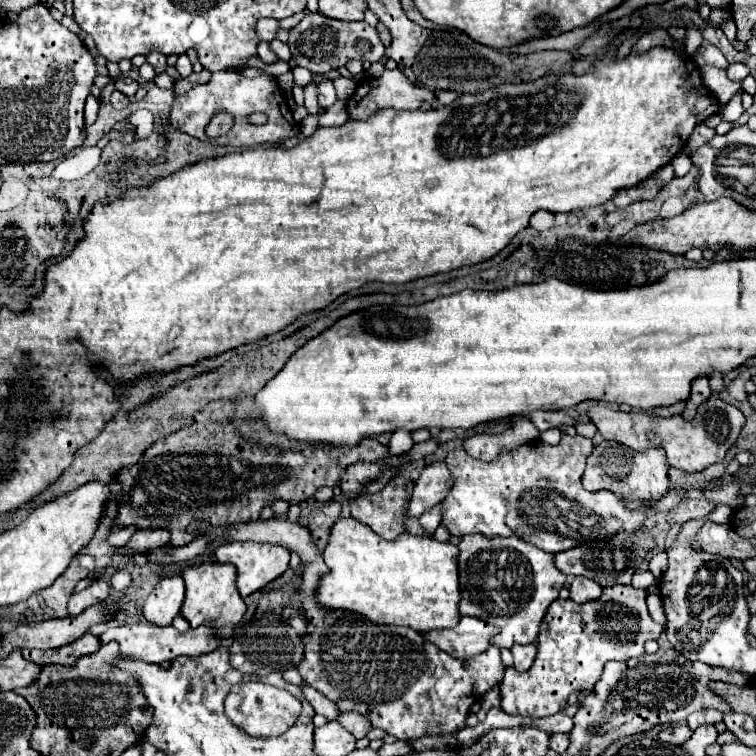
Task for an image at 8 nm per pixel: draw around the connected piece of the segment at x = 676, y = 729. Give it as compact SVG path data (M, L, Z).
M678 724L678 726L670 726L666 730L662 730L658 734L658 738L662 742L670 742L670 744L676 744L676 746L682 746L688 738L692 736L692 730L686 726L686 724Z

